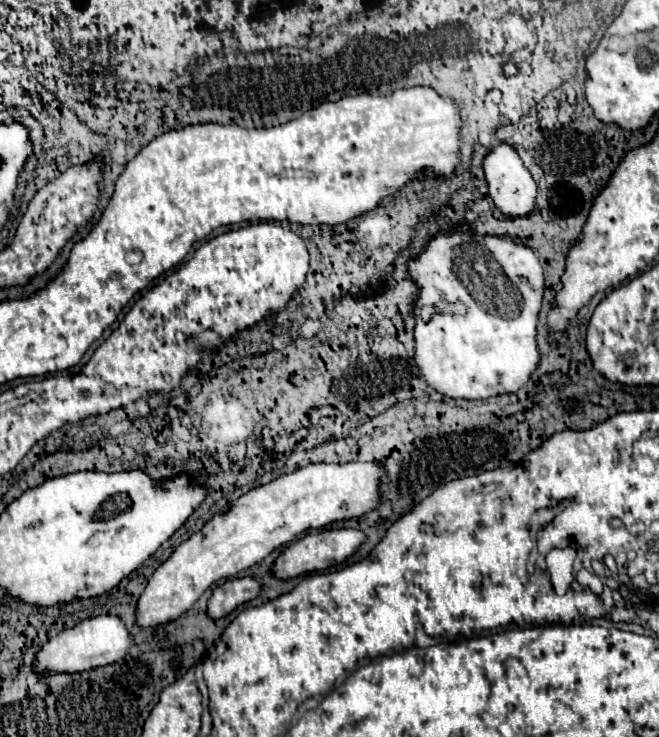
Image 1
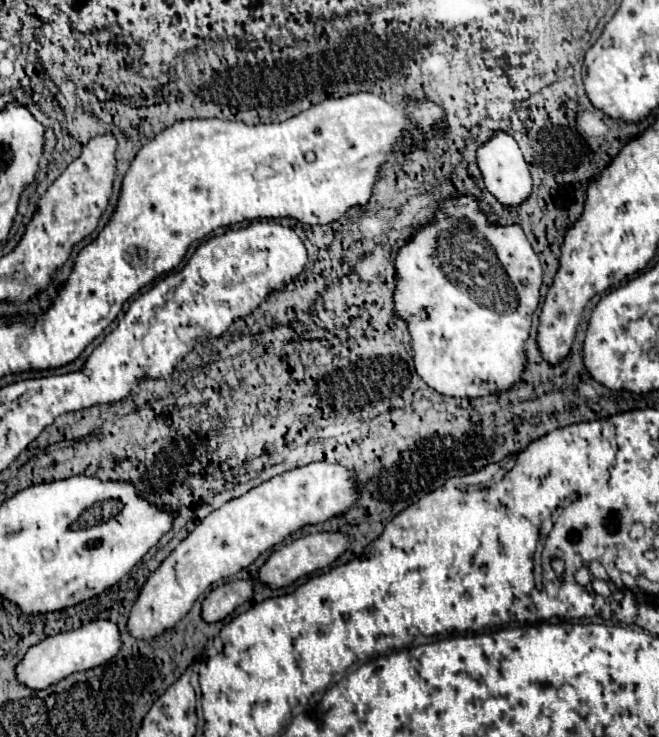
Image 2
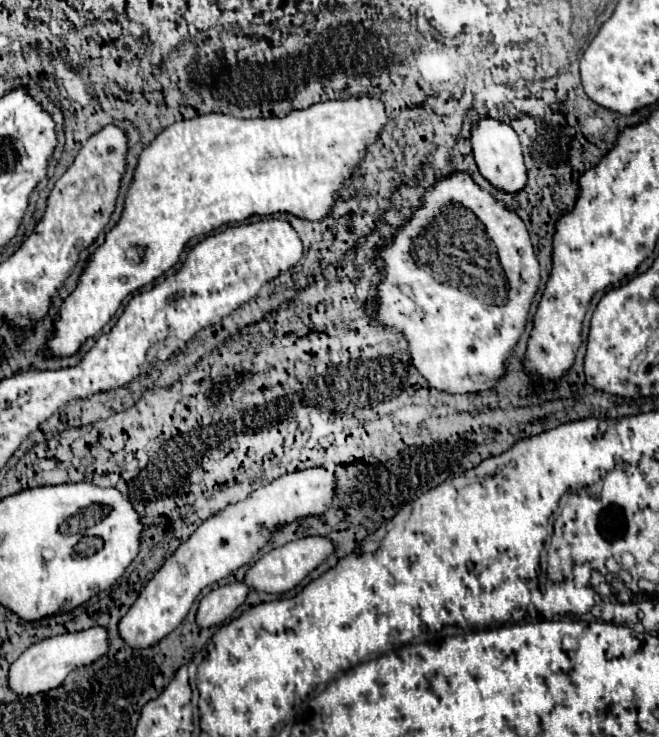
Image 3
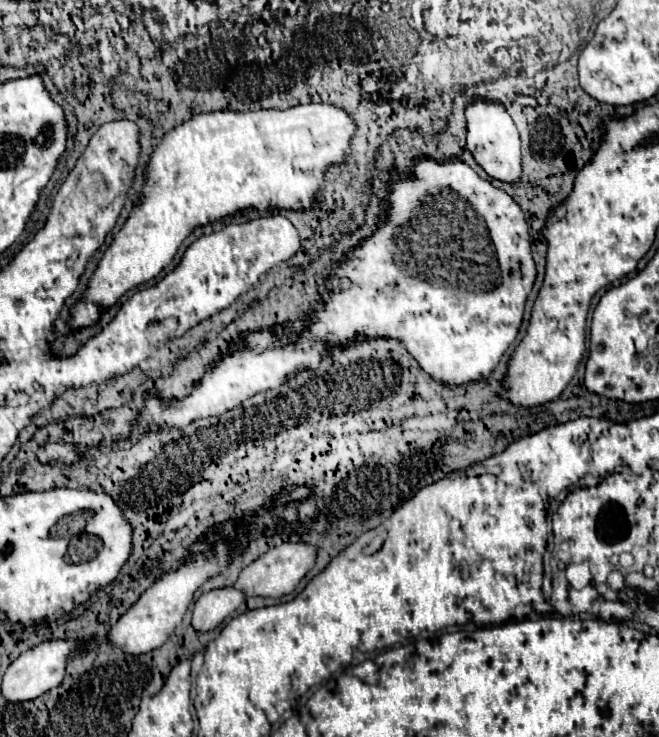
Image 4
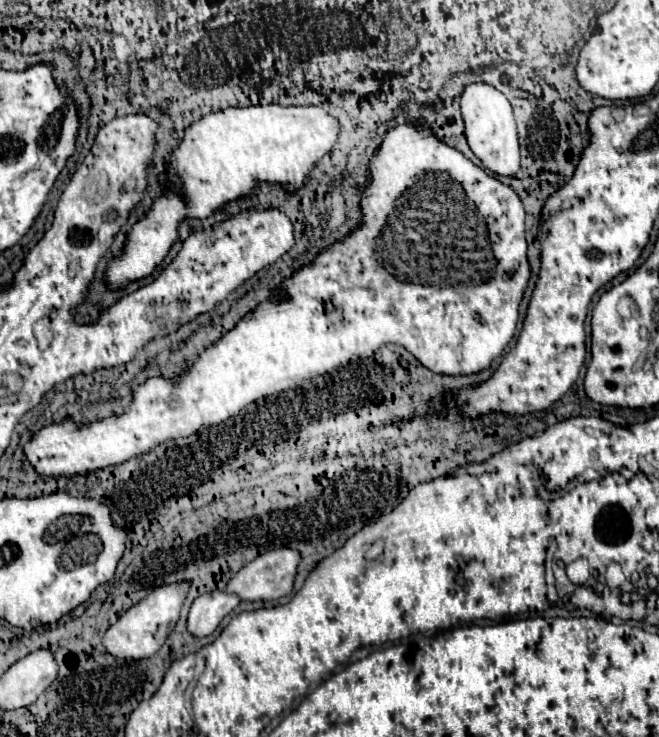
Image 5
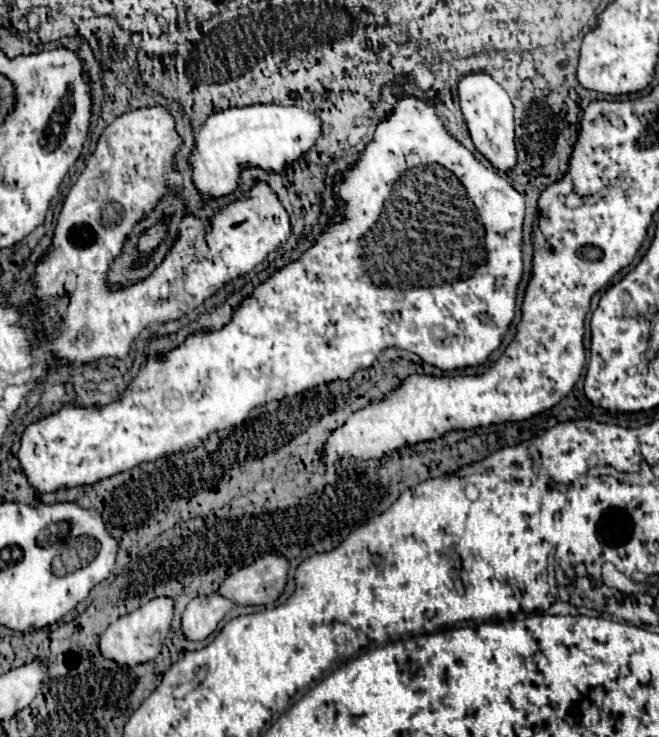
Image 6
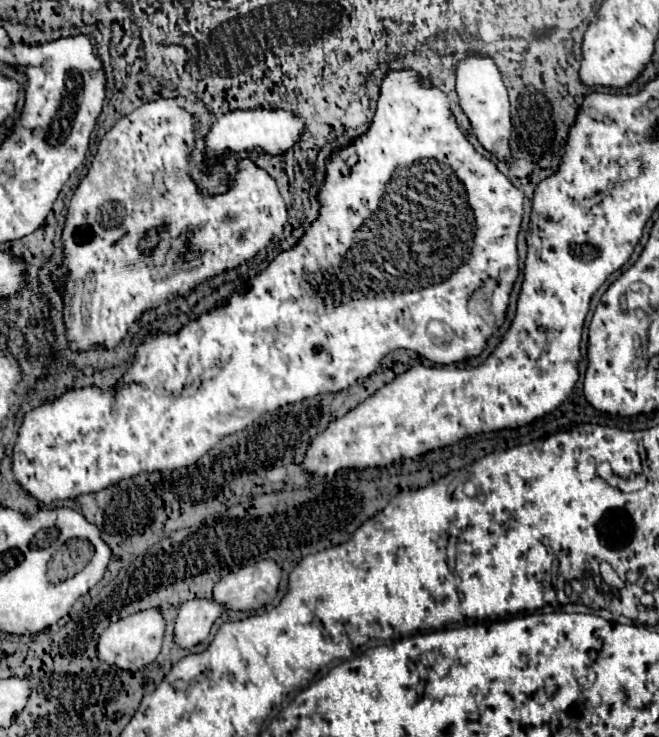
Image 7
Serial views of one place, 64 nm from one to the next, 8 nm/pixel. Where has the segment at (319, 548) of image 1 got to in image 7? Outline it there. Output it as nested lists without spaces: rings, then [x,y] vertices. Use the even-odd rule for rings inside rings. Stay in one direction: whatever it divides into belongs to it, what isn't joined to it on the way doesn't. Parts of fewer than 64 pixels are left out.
[[[272,560],[244,566],[216,582],[212,600],[230,610],[258,610],[274,600],[280,574],[282,568]]]

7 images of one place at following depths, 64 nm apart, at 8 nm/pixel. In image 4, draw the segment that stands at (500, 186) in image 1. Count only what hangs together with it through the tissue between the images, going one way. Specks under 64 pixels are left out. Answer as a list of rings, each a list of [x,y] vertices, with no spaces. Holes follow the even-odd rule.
[[[476,96],[466,106],[466,126],[468,126],[468,150],[476,162],[486,170],[488,176],[502,182],[518,182],[522,174],[520,166],[520,138],[512,116],[502,102]]]

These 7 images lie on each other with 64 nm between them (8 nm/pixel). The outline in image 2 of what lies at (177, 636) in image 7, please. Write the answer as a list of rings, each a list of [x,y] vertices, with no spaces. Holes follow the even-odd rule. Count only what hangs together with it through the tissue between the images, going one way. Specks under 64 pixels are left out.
[[[234,580],[220,584],[204,598],[202,620],[208,624],[220,622],[250,598],[252,598],[252,580]]]

